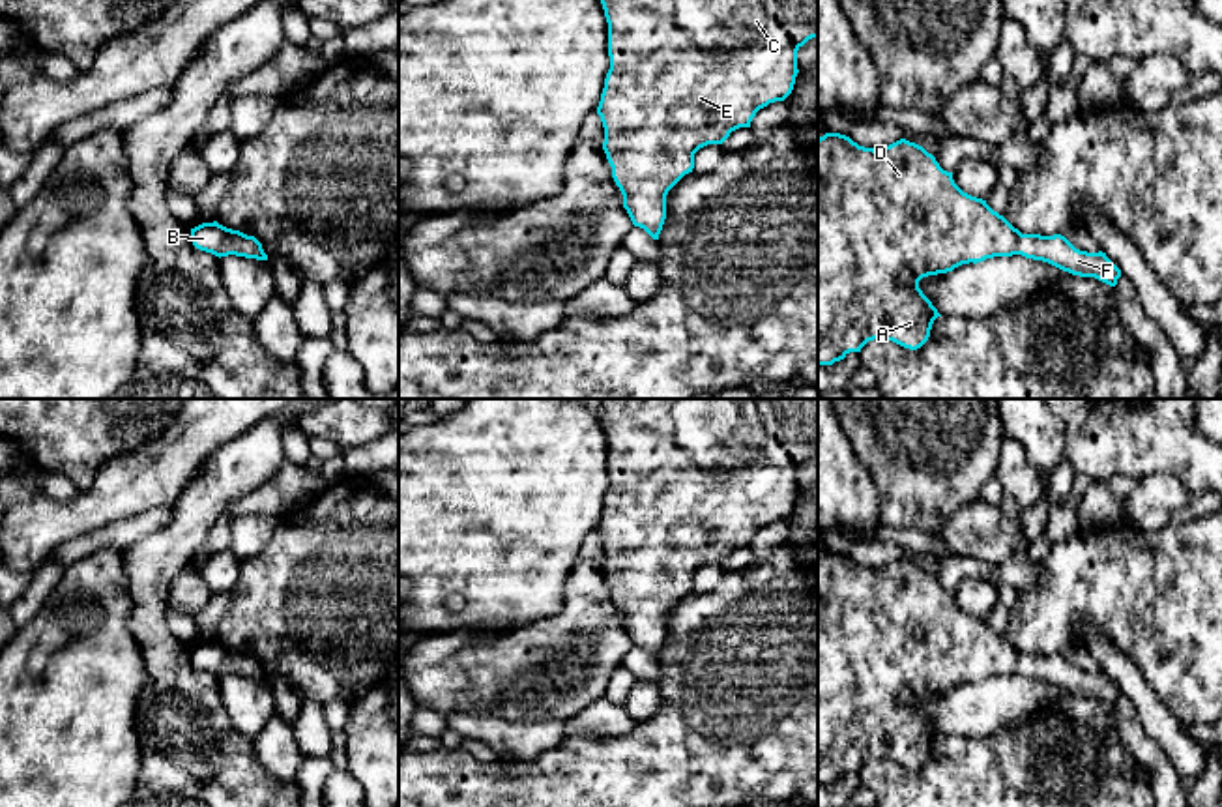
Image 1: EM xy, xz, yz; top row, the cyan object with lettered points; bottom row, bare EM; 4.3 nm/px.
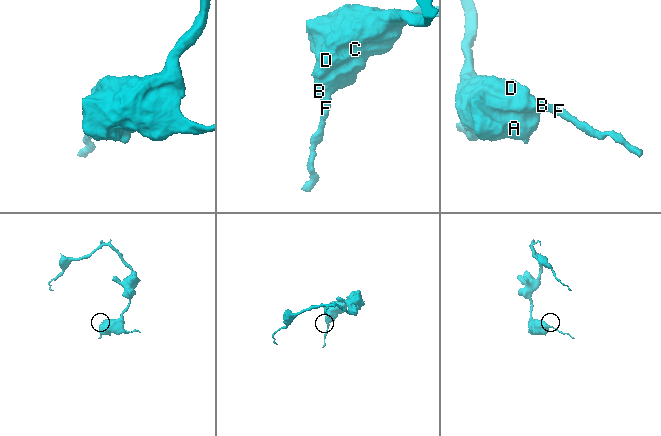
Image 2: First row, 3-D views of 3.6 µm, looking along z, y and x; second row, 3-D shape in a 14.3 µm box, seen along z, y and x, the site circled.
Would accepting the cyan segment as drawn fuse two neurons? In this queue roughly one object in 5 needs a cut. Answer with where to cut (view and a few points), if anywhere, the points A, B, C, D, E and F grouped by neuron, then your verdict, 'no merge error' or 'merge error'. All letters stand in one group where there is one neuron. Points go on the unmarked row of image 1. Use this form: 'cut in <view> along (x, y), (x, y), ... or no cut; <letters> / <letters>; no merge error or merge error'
no cut; A B C D E F; no merge error

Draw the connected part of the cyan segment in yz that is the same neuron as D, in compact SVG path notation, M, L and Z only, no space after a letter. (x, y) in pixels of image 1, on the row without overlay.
M840 552L818 558L818 785L833 785L850 771L861 771L874 758L893 760L909 770L921 768L941 734L923 713L919 700L962 683L1012 674L1048 682L1072 695L1095 697L1110 706L1121 697L1121 689L1102 670L1080 670L1061 653L1022 653L986 620L964 612L953 592L943 590L936 577L915 562L900 558L874 569Z

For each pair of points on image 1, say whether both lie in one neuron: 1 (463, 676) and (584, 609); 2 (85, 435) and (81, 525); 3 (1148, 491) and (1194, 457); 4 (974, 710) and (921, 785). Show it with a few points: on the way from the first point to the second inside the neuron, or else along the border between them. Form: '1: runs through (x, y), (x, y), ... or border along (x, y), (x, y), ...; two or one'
1: runs through (493, 673), (521, 673), (554, 639); one
2: border along (111, 457), (96, 480), (81, 493); two
3: border along (1138, 478), (1172, 474), (1191, 495); two
4: border along (1000, 727), (987, 734), (942, 734); two

